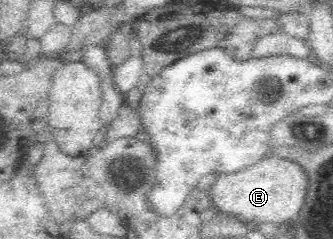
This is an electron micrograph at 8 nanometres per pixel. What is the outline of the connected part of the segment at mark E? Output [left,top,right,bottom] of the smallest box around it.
[209,157,309,223]

